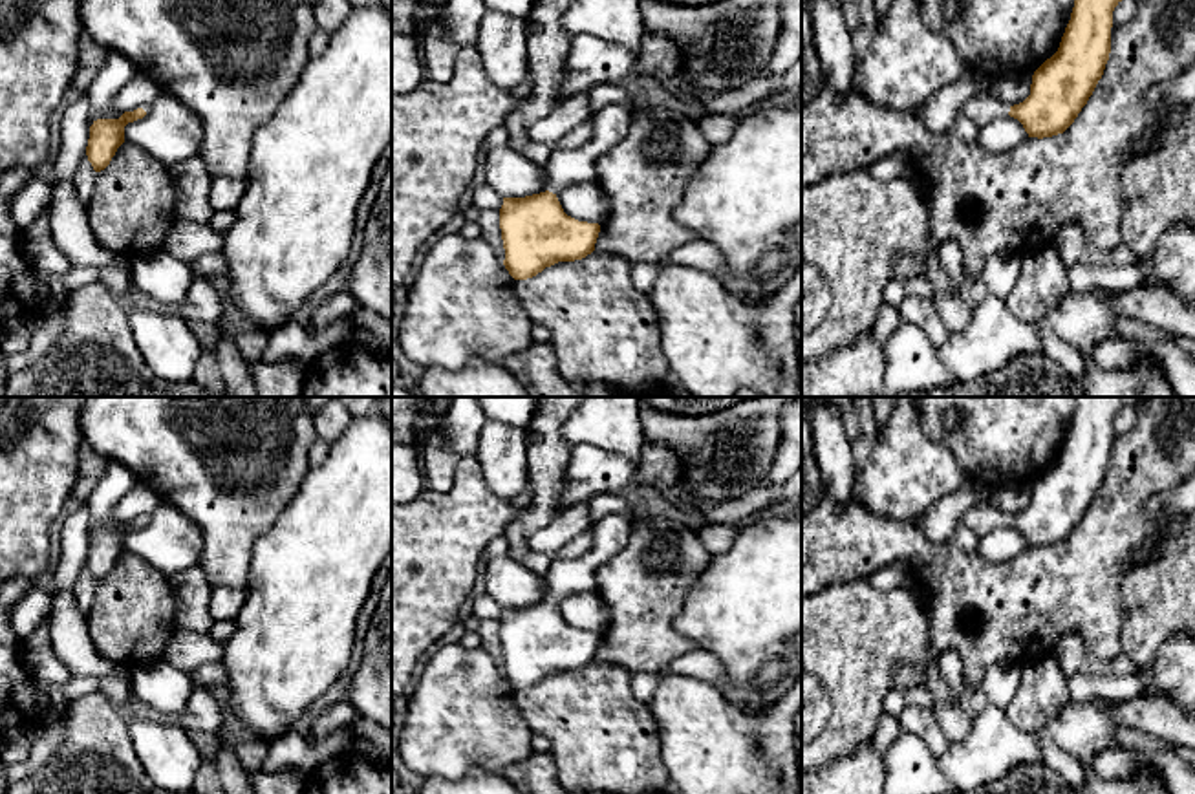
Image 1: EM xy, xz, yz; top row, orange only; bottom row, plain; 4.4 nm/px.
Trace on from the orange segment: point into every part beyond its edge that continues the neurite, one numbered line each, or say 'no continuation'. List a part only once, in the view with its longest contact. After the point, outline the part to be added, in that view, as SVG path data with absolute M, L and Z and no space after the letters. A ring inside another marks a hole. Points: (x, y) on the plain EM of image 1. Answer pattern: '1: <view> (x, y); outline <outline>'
1: yz (985, 516); outline M985 498L966 512L964 520L970 531L981 538L997 527L1008 525L1010 516L997 507L996 498Z

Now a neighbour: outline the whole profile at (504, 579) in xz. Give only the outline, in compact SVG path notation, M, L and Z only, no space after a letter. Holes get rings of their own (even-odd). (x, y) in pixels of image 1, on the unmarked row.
M509 554L483 563L479 589L501 607L525 607L549 600L547 582Z

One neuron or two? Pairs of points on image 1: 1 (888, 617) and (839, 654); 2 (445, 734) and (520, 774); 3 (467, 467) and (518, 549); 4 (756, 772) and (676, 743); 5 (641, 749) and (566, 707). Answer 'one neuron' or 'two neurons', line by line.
1: one neuron
2: two neurons
3: two neurons
4: one neuron
5: one neuron

